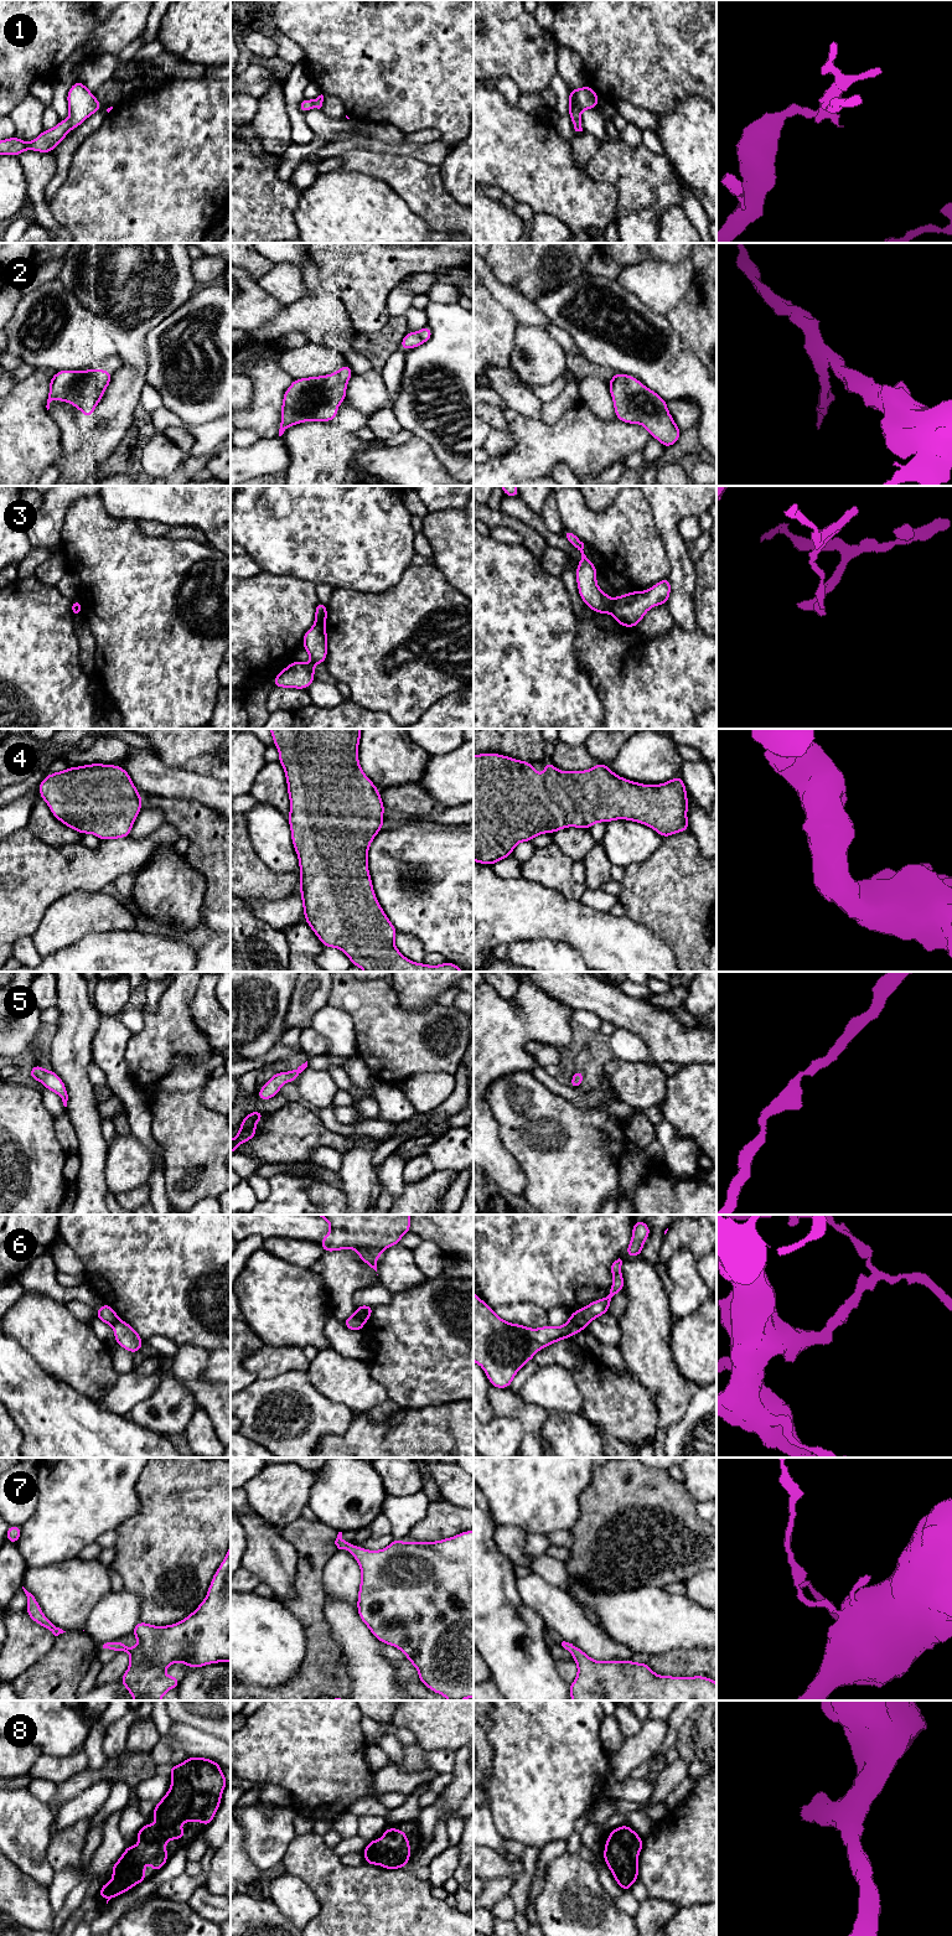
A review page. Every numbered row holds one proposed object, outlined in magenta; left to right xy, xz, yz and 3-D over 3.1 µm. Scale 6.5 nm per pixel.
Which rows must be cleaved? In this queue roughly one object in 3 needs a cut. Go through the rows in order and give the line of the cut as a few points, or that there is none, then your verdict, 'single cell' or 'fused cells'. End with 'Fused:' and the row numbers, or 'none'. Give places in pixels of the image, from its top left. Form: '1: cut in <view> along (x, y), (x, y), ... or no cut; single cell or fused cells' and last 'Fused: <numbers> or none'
1: no cut; single cell
2: no cut; single cell
3: cut in yz along (612, 600), (610, 612); fused cells
4: no cut; single cell
5: no cut; single cell
6: cut in yz along (570, 1318), (583, 1328); fused cells
7: no cut; single cell
8: no cut; single cell
Fused: 3, 6

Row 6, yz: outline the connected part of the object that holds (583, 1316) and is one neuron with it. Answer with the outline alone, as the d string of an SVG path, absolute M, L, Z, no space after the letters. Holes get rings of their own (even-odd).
M620 1258L611 1265L614 1280L607 1298L595 1300L570 1314L570 1319L583 1329L586 1329L591 1320L606 1314L609 1311L612 1298L624 1289L625 1282L621 1273L621 1265L622 1261Z

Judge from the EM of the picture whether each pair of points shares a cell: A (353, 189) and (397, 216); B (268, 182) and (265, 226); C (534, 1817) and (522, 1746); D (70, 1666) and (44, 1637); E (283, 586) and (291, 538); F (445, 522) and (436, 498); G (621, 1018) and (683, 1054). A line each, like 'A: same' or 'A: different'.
A: same
B: same
C: same
D: different
E: different
F: different
G: same

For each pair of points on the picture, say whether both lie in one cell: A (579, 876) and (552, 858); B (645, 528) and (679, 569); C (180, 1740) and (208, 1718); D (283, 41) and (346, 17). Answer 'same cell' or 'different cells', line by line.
A: different cells
B: different cells
C: different cells
D: different cells

